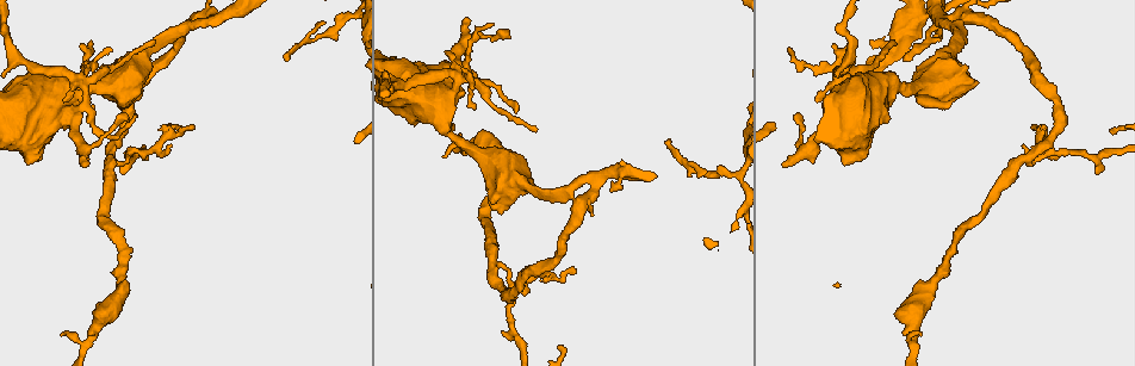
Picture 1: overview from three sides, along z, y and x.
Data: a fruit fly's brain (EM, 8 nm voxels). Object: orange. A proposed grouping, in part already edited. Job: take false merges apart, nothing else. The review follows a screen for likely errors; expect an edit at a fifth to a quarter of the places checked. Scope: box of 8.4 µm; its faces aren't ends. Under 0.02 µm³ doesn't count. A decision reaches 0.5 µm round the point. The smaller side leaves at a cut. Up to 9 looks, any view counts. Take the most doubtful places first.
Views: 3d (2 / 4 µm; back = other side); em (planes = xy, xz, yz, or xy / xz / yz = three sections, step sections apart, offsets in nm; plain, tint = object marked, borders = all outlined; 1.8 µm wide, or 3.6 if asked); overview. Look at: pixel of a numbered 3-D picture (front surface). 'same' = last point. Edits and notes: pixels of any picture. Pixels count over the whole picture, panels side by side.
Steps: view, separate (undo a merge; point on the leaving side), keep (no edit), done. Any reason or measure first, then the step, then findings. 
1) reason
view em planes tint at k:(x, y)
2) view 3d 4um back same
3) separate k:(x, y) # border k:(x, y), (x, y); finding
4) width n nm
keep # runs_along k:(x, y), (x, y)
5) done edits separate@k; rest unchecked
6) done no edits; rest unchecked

sudden change in width
view em planes tint at 1:(186, 27)

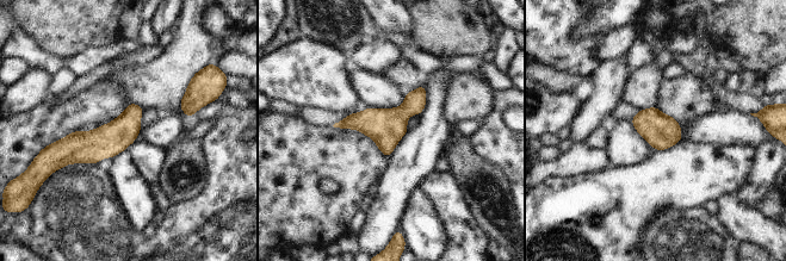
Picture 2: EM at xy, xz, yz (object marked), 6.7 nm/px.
width 220 nm
keep # runs_along 2:(138, 109), (104, 142), (55, 148); one neuron here

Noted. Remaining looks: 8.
abrupt turn
view em xy step 8 tint at 1:(1045, 140)

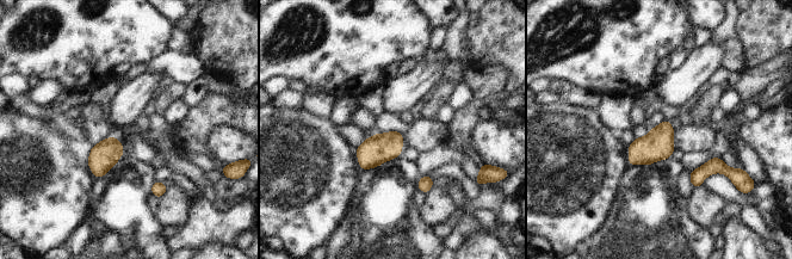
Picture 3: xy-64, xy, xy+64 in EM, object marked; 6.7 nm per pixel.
cut it another way
view em planes borders same

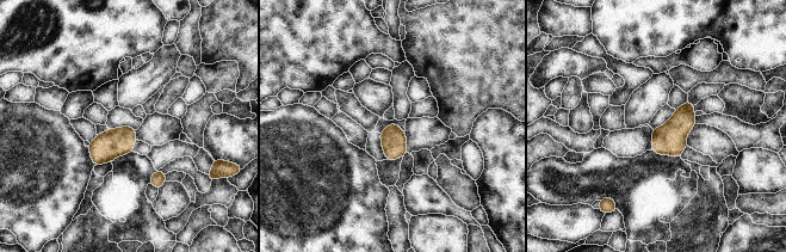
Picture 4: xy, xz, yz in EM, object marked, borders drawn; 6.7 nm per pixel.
keep # continuous, no second neuron

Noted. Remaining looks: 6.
arms part here
view 3d 4um at 1:(459, 81)

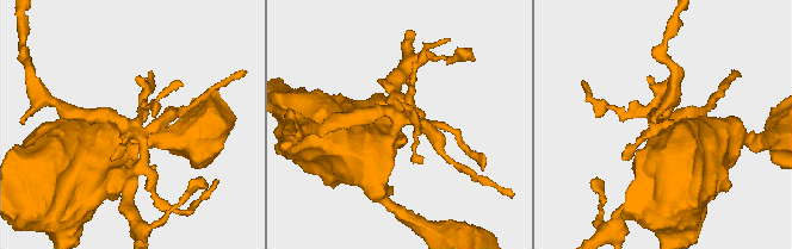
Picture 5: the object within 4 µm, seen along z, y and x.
now the EM
view em 3.6um planes borders at 5:(667, 126)

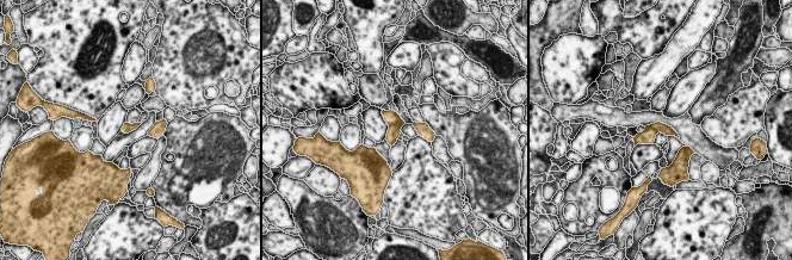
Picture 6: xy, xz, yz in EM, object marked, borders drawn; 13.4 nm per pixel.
separate 6:(391, 117) # border 6:(402, 119), (390, 125); two neurons meet here

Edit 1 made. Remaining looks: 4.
view overview

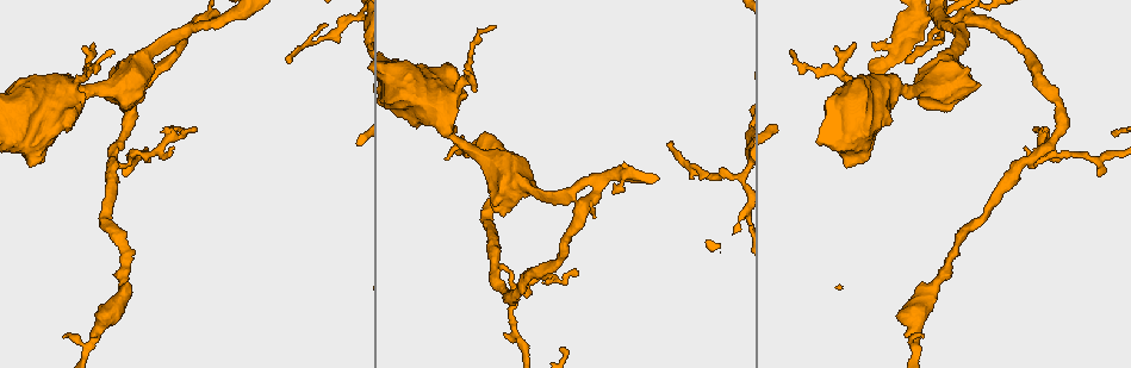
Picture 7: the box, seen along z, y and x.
arms part here
view em 3.6um planes tint at 7:(119, 87)

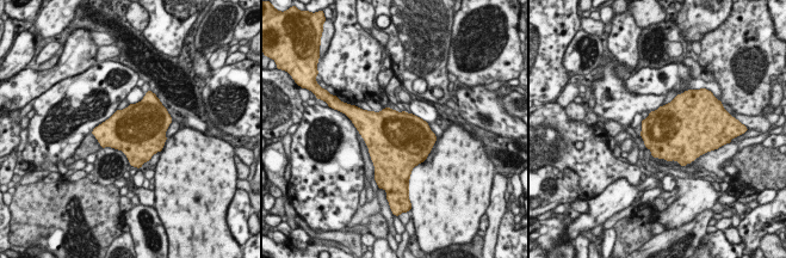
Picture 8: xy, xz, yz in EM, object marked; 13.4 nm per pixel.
width 700 nm
keep # continuous, no second neuron

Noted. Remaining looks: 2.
done edits separate@6; rest unchecked

